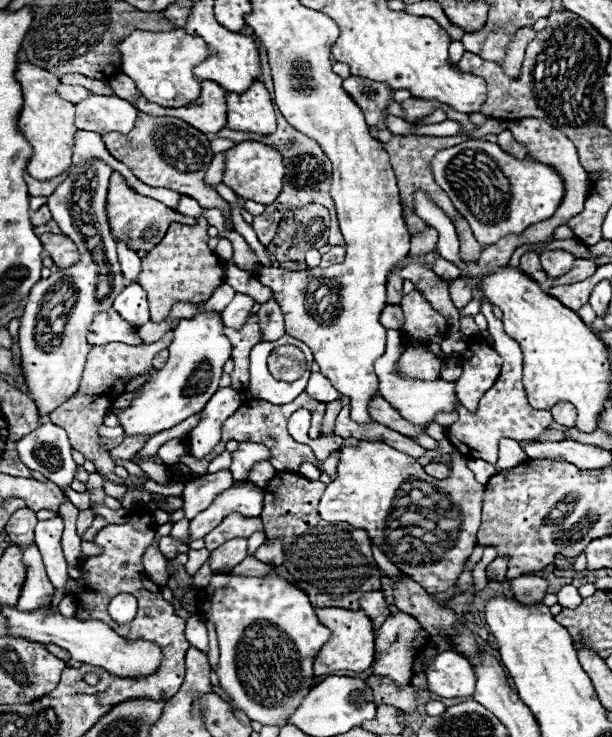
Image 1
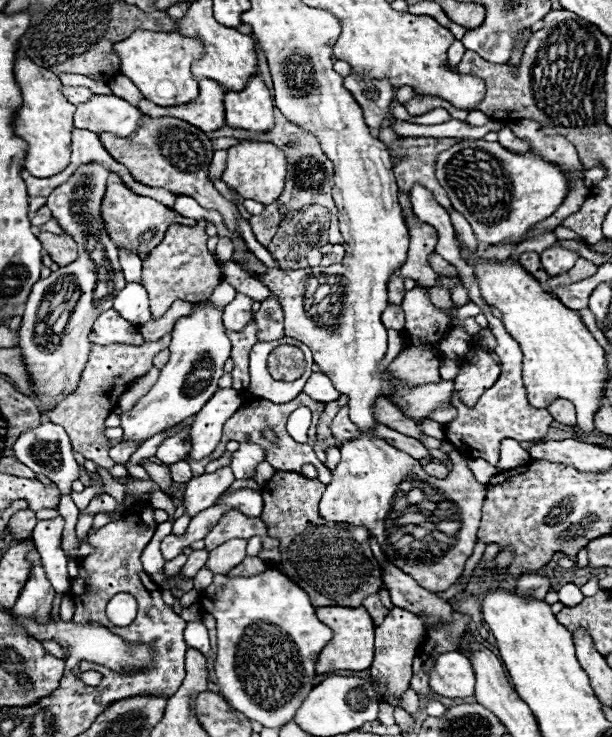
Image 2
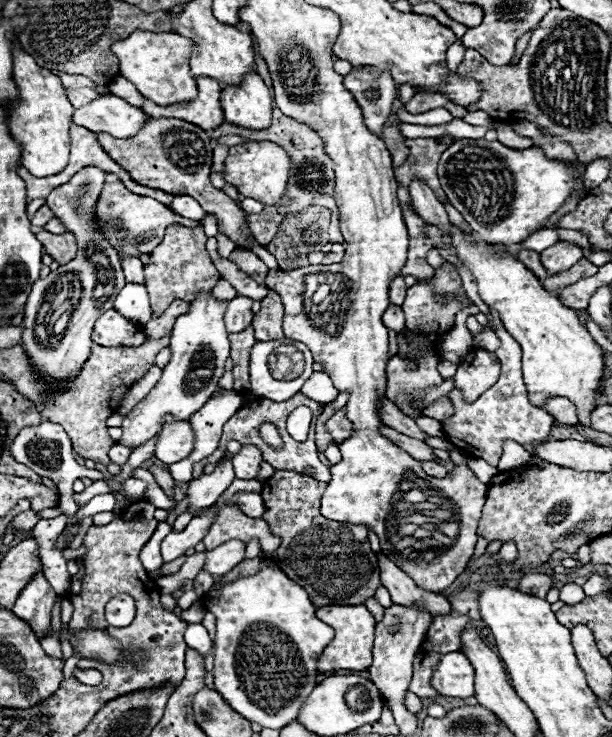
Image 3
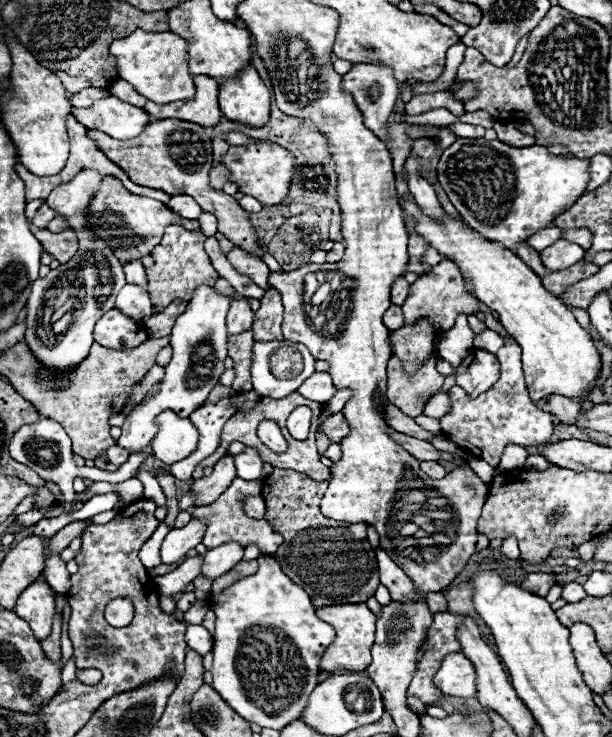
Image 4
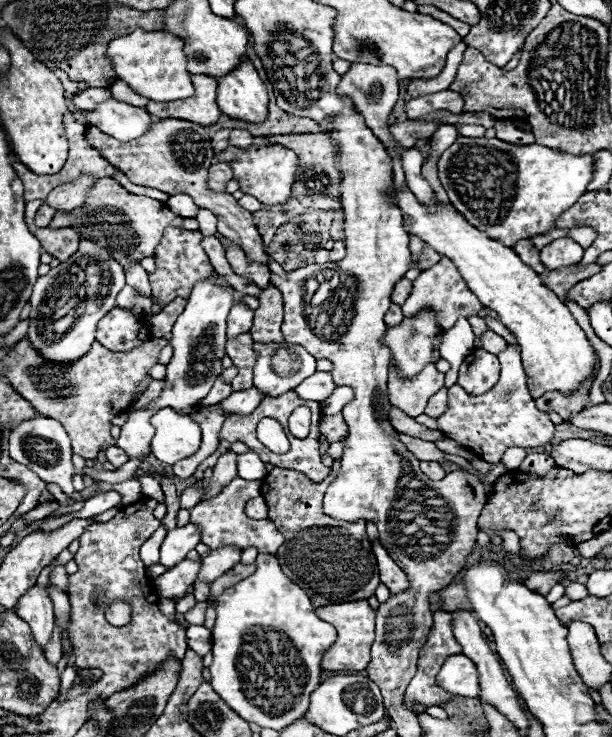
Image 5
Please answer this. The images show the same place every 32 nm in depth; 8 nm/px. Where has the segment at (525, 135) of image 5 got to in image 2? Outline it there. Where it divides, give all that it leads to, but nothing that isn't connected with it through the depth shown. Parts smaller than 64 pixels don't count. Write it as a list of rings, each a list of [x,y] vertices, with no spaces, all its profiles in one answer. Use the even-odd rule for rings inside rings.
[[[502,126],[502,128],[498,130],[498,142],[500,142],[504,148],[508,148],[508,150],[512,150],[512,152],[520,152],[520,154],[530,148],[528,142],[518,140],[508,126]]]

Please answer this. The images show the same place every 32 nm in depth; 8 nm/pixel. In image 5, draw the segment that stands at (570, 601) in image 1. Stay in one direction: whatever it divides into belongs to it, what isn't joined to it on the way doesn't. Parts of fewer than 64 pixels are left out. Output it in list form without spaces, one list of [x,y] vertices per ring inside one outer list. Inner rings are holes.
[[[572,582],[568,588],[566,588],[566,596],[570,596],[572,600],[582,600],[588,596],[588,588],[584,584],[578,584],[578,582]]]

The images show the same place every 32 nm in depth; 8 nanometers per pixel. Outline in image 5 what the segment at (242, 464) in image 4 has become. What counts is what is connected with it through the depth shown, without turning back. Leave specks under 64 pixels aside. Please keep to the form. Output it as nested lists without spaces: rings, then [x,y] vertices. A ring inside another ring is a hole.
[[[256,452],[240,454],[238,458],[238,476],[244,480],[262,480],[266,476],[266,464],[260,462]]]

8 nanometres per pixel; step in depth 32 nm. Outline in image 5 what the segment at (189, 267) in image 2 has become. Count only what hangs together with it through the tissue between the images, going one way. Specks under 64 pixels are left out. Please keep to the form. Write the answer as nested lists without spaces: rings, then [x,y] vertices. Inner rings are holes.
[[[166,228],[164,240],[156,246],[156,272],[150,274],[152,282],[152,300],[166,306],[174,298],[188,298],[190,290],[196,282],[208,278],[212,274],[212,266],[204,248],[200,246],[202,234],[198,230],[184,230],[184,228]]]

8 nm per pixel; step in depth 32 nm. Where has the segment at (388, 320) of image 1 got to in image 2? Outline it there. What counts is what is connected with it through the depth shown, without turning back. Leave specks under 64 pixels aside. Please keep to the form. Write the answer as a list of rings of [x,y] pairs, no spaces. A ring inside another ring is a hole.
[[[390,304],[384,314],[382,314],[382,324],[388,328],[388,326],[396,326],[396,330],[402,330],[404,328],[404,312],[400,306],[394,306]]]

